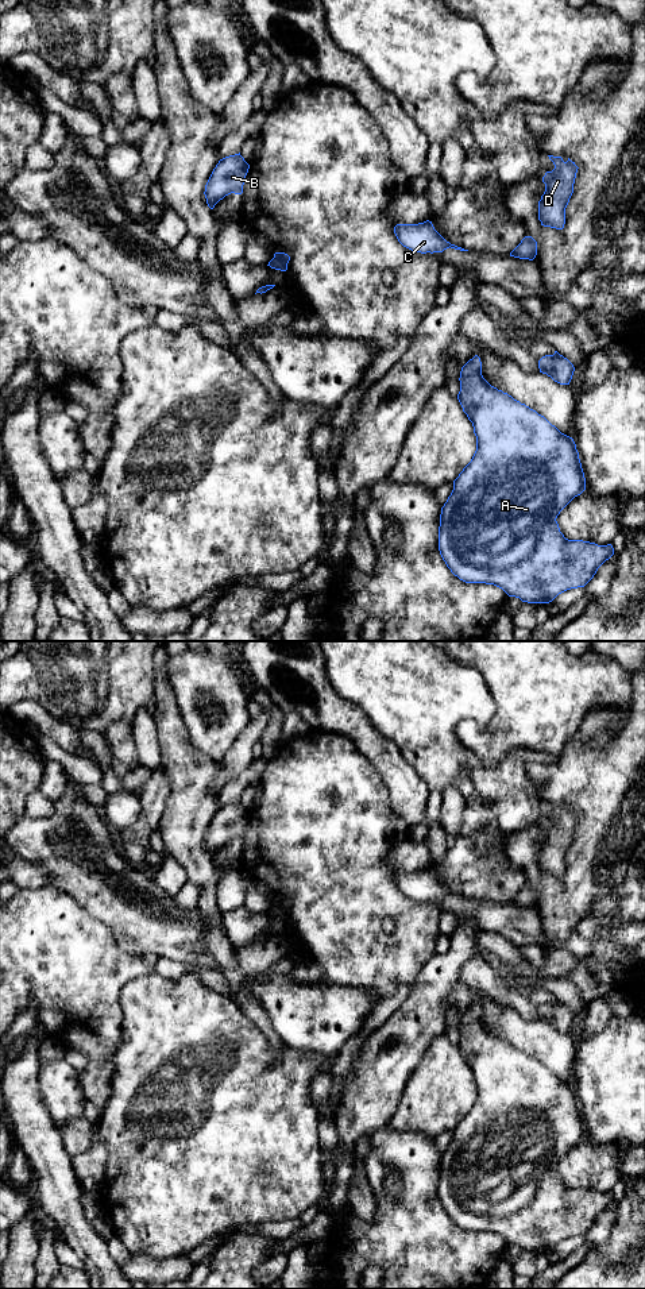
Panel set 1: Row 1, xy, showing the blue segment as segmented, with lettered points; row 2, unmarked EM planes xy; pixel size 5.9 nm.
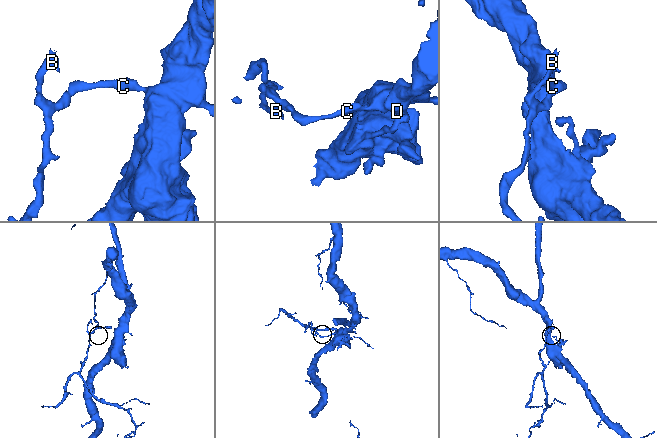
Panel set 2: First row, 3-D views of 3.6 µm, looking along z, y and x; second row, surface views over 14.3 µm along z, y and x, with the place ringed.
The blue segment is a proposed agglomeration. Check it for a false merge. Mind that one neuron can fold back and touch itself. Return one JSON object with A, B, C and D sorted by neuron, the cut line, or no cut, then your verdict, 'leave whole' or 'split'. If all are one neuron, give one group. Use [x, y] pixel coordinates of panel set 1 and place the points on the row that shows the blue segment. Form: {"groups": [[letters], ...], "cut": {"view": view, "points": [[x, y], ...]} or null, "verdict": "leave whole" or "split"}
{"groups": [["A", "C", "D"], ["B"]], "cut": {"view": "xy", "points": [[273, 258], [278, 269]]}, "verdict": "split"}

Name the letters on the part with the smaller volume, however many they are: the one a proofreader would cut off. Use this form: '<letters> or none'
B

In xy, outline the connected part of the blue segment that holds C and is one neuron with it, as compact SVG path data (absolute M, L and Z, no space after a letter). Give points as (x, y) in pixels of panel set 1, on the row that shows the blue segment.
M429 220L418 224L397 224L394 234L403 247L421 254L443 252L449 247L468 251L447 242Z

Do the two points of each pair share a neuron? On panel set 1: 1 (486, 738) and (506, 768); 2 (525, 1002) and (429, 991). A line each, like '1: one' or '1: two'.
1: two
2: two

